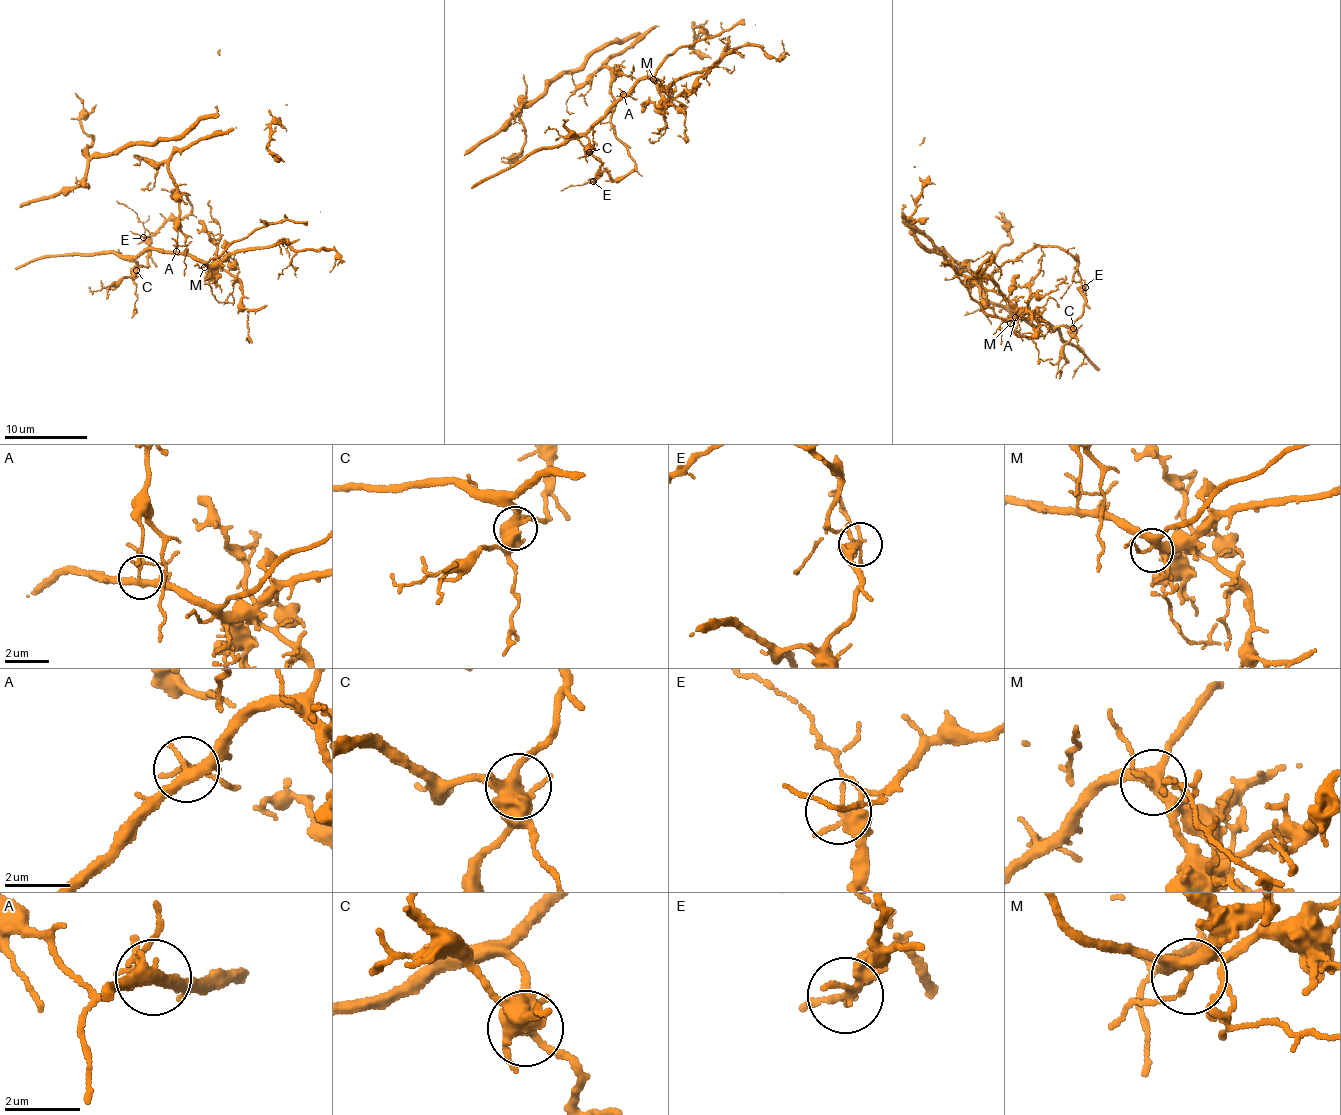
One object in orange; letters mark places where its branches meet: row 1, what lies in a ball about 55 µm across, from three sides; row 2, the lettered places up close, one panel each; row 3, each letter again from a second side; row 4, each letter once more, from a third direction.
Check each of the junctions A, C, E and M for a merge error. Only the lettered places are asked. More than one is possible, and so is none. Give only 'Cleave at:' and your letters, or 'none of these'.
Cleave at: E

